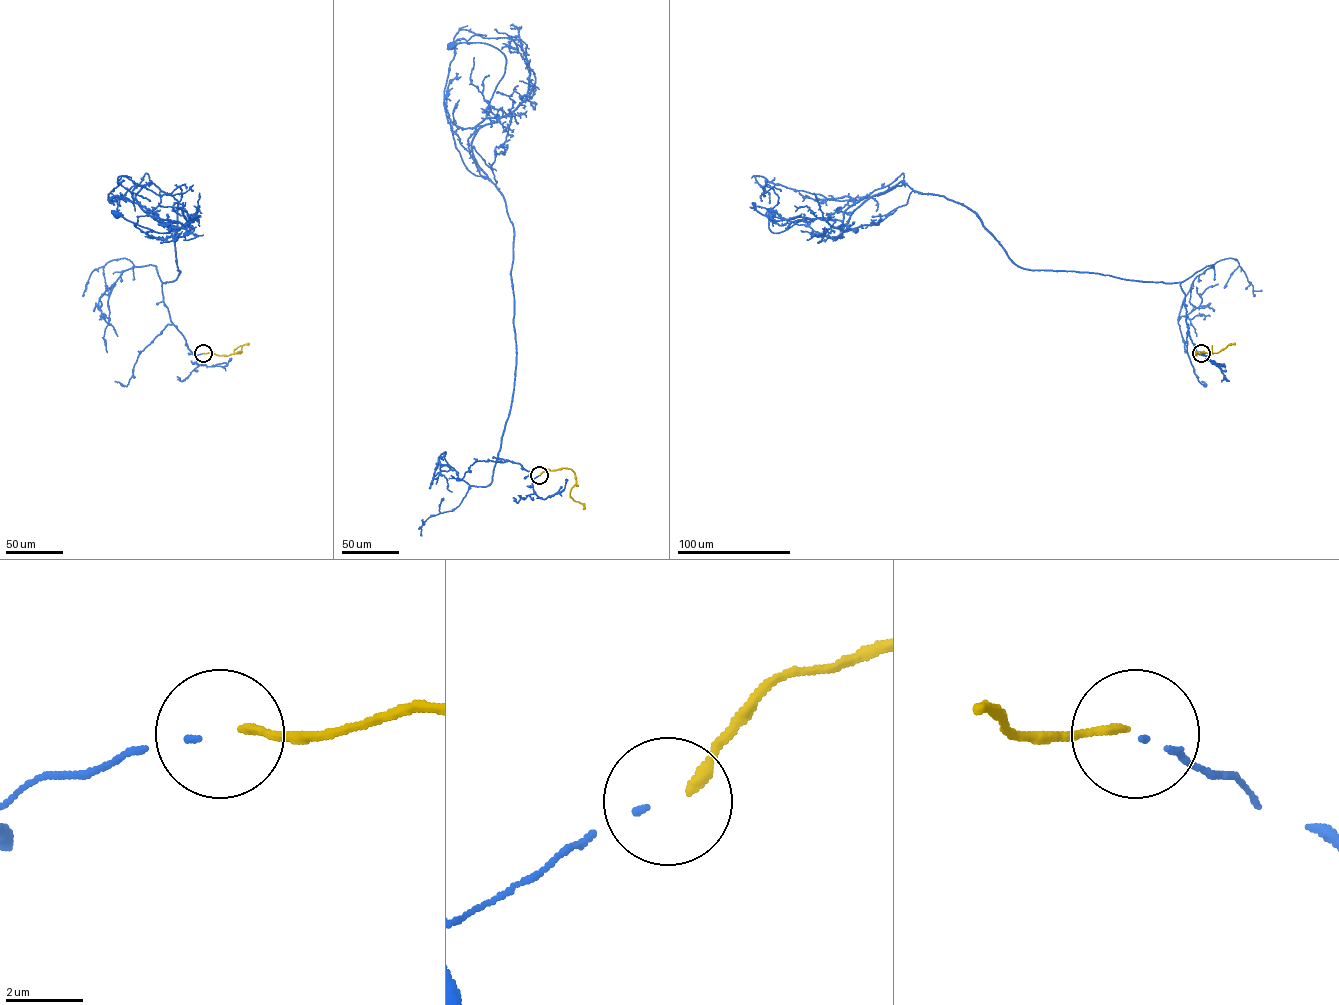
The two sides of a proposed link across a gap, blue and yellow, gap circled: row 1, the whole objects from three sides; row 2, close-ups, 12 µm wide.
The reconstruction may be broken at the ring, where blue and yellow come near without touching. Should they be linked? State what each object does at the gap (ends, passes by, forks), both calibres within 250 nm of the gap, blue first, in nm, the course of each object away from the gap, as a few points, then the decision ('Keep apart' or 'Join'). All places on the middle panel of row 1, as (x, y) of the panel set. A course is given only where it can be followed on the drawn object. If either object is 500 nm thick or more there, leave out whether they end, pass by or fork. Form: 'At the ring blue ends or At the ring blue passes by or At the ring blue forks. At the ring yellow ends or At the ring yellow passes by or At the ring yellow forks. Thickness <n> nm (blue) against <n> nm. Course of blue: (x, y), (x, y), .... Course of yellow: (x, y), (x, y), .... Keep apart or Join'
At the ring blue ends. At the ring yellow ends. Thickness 110 nm (blue) against 240 nm. Course of blue: (539, 475), (498, 458), (514, 229), (471, 148), (499, 118), (506, 59), (450, 46). Course of yellow: (540, 475), (547, 470), (571, 469), (576, 483), (570, 495), (582, 503), (584, 509). Join

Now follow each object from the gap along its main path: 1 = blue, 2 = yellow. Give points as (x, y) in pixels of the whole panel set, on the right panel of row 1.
1: (1201, 353), (1179, 282), (1023, 269), (976, 214), (901, 181), (846, 224), (808, 219), (773, 233), (772, 213)
2: (1201, 353), (1194, 355), (1199, 351), (1218, 352), (1235, 343)

